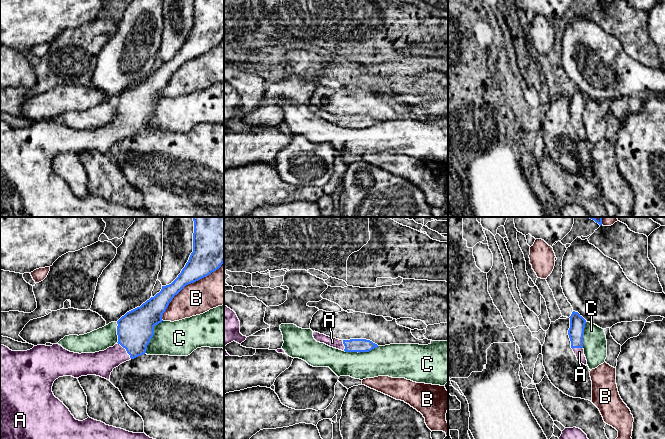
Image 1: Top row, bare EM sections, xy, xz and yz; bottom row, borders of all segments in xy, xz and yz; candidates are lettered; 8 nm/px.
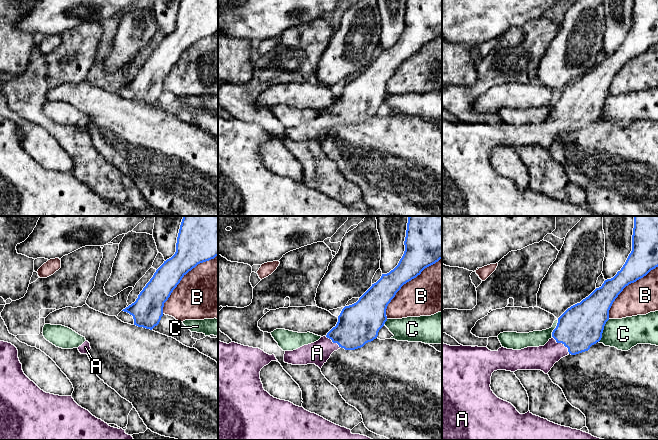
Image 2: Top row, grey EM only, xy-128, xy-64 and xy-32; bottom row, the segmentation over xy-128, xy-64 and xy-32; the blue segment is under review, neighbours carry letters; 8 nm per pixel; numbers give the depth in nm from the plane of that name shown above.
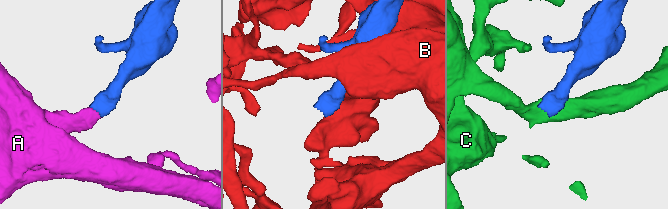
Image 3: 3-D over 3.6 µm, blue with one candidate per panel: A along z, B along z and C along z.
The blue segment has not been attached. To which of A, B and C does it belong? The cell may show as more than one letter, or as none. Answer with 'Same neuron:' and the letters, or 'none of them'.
Same neuron: A

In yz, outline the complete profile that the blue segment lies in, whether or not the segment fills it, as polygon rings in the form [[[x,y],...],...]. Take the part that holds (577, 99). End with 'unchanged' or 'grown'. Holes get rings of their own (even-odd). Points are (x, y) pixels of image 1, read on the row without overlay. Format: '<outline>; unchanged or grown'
[[[573,87],[570,94],[570,104],[568,106],[568,111],[571,117],[571,124],[577,133],[577,136],[587,141],[587,136],[584,131],[583,125],[583,110],[586,100],[586,96],[578,89]]]; grown

